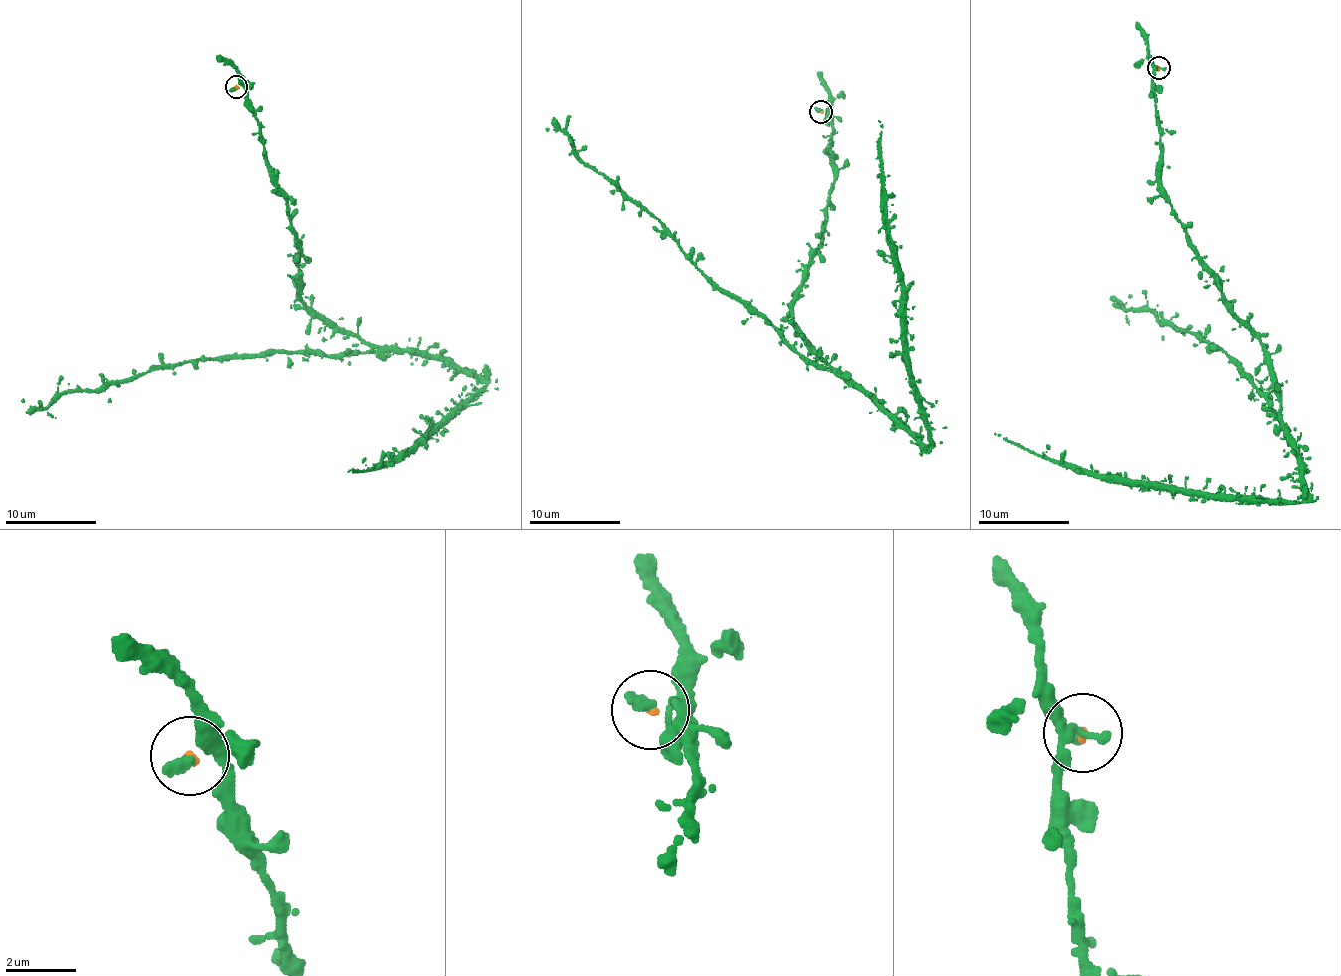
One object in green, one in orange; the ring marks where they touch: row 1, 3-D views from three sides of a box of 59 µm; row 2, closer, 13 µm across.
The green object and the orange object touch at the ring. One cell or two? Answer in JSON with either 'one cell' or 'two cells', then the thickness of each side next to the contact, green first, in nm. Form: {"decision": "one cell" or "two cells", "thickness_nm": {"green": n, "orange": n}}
{"decision": "one cell", "thickness_nm": {"green": 260, "orange": 140}}

